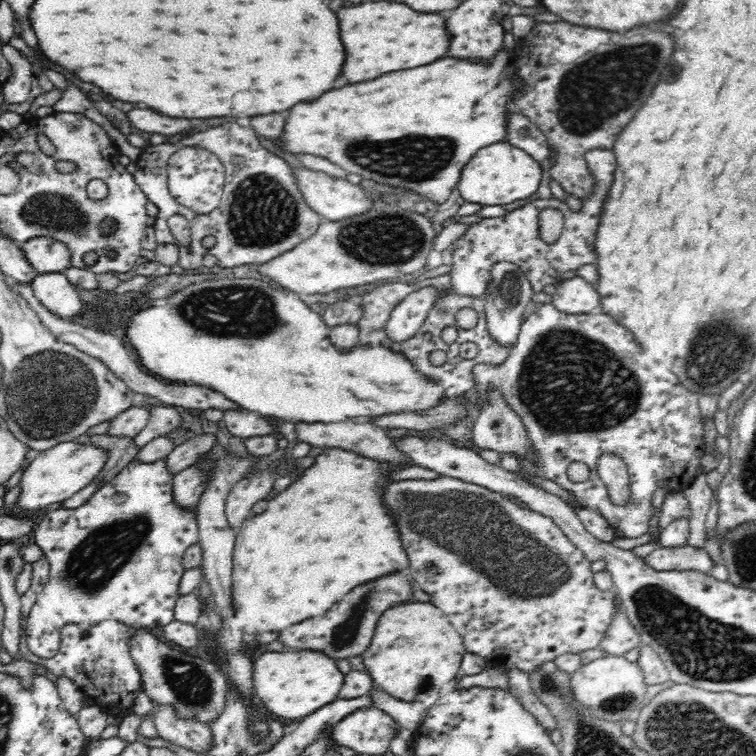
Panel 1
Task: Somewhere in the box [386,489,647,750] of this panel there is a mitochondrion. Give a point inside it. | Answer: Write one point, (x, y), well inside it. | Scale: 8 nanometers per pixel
(614, 704)

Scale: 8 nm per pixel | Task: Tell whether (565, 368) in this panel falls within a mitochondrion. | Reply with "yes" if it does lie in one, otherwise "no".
yes

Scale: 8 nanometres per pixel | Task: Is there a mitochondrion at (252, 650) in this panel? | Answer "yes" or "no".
no

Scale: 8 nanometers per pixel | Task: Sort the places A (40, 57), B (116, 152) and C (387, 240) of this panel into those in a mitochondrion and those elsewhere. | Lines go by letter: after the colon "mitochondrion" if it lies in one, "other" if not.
A: other
B: other
C: mitochondrion

